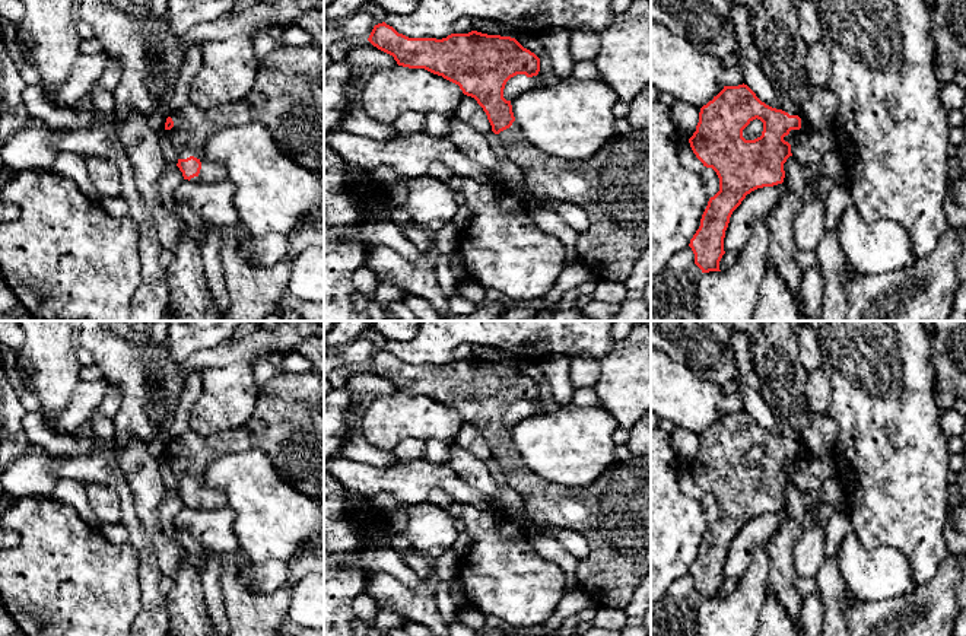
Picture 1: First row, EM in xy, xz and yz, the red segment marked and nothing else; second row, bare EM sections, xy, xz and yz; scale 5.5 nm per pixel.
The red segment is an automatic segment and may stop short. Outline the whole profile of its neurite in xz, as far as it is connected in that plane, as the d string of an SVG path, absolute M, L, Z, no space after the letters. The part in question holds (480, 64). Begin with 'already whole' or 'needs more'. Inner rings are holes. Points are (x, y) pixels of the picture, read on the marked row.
needs more | M385 22L374 26L368 41L394 57L398 66L425 69L460 86L483 108L492 131L501 139L508 159L521 171L527 190L537 197L569 203L590 216L590 228L579 233L578 257L597 280L625 283L635 263L651 249L651 131L632 130L610 139L587 160L568 160L534 147L515 121L511 101L503 98L506 82L517 76L537 76L540 58L515 38L477 31L447 38L409 38Z

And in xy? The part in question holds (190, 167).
needs more | M277 47L260 63L250 93L239 102L222 108L200 109L187 104L171 111L163 134L174 146L184 179L213 184L228 178L226 168L207 160L203 147L207 139L223 127L260 123L277 141L280 150L311 172L324 171L324 47Z

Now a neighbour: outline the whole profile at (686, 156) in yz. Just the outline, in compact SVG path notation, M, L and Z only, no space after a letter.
M681 140L679 146L679 160L681 166L687 171L700 174L703 171L703 163L693 153L689 140Z

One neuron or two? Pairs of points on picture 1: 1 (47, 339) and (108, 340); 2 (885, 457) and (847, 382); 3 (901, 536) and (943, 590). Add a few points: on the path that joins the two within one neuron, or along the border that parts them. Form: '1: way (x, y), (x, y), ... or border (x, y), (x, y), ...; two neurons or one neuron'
1: border (80, 336), (82, 344); two neurons
2: way (885, 438), (883, 419), (866, 401); one neuron
3: border (950, 553), (940, 569), (914, 591); two neurons

